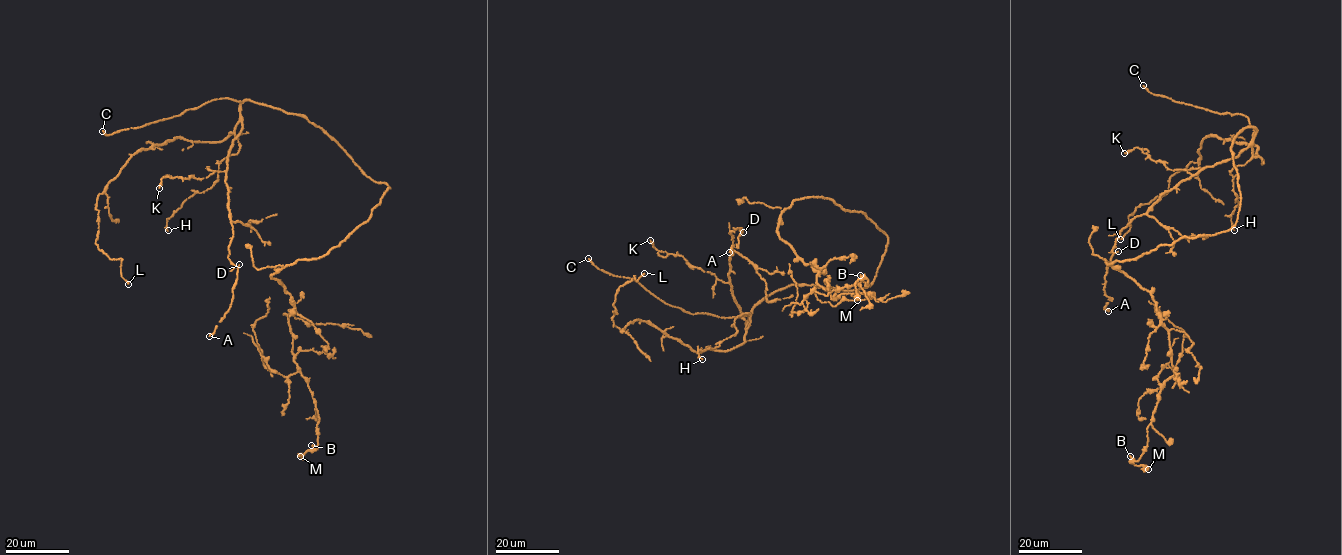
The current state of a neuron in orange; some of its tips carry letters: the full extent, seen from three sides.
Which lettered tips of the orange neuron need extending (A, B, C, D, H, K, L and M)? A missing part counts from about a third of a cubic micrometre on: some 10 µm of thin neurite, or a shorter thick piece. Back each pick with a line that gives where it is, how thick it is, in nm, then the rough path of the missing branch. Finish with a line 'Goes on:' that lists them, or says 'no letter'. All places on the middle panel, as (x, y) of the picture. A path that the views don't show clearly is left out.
C: at (588, 258); 300 nm thick
L: at (644, 273); 280 nm thick; missing branch runs (644, 273), (659, 259)
Goes on: C, L

